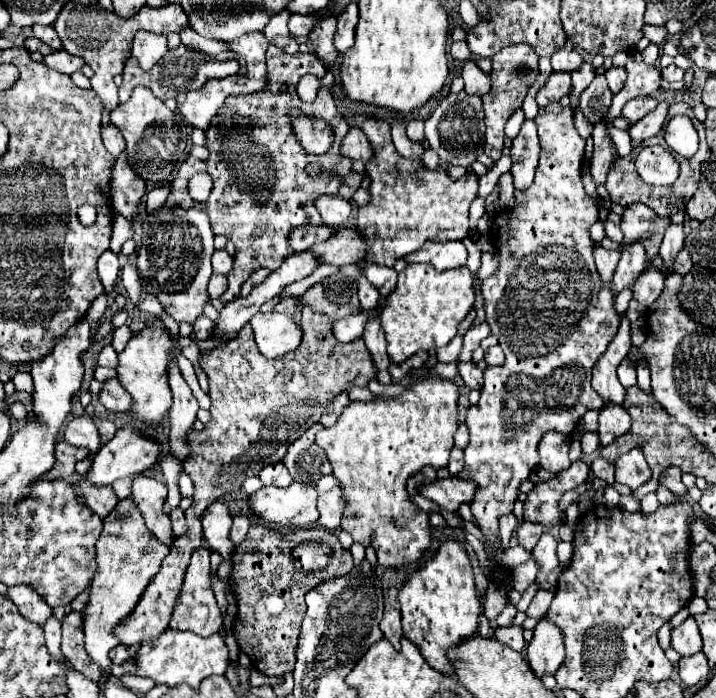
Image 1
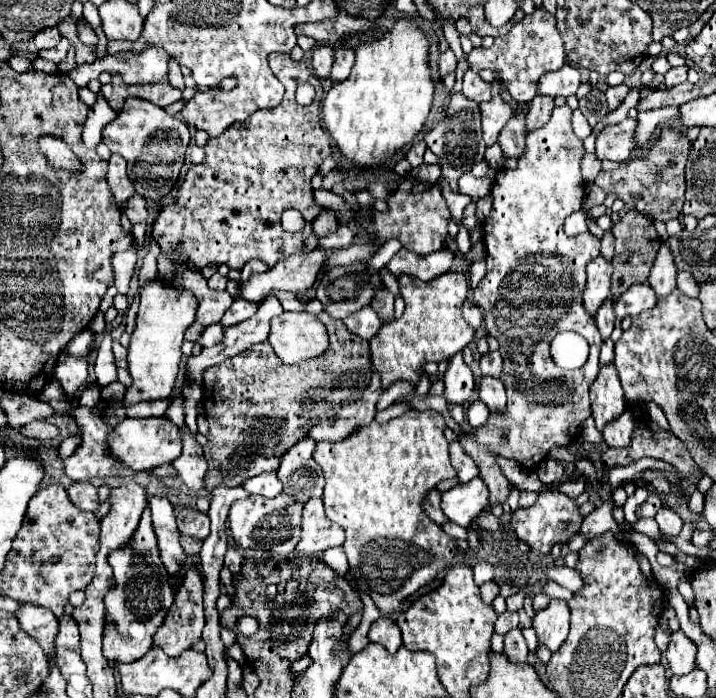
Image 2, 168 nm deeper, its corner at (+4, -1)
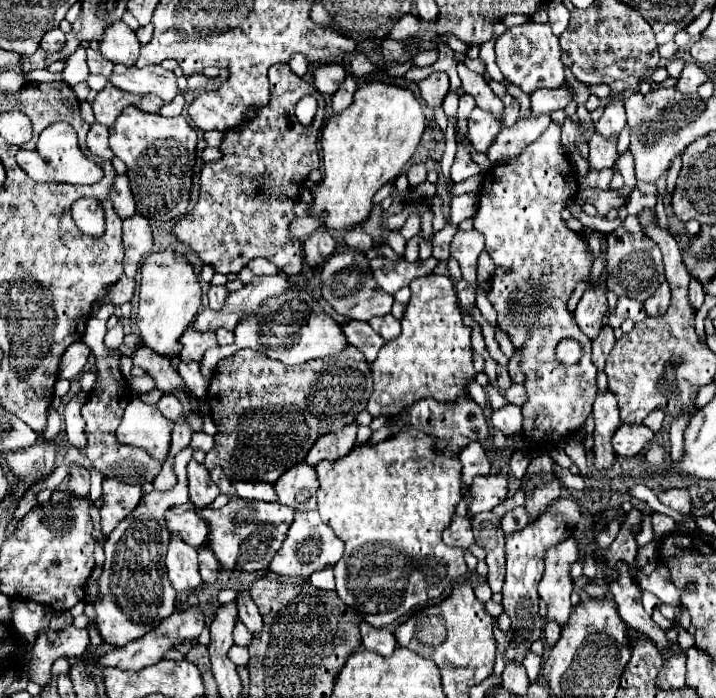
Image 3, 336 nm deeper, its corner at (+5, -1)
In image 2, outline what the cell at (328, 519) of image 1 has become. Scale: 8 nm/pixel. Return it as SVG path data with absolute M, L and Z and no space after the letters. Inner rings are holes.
M312 497L302 513L302 537L296 545L298 555L320 555L322 551L342 545L344 531L326 519L322 497Z

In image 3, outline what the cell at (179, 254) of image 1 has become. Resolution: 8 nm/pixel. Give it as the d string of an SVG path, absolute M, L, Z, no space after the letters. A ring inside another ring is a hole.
M189 327L185 331L185 335L181 335L181 351L179 351L179 361L201 361L205 351L215 347L217 345L217 339L215 339L215 333L195 333L193 327Z

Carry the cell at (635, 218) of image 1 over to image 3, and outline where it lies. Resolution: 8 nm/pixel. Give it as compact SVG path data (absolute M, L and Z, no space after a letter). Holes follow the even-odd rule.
M627 217L619 229L609 233L607 237L609 249L607 249L607 289L615 295L625 295L631 299L637 299L639 303L645 303L657 287L665 281L665 271L661 263L661 251L653 239L649 239L637 221L637 217Z

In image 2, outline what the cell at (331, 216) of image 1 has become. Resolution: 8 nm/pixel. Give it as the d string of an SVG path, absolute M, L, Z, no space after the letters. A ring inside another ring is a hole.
M322 211L314 221L312 221L312 227L314 227L314 233L318 237L322 235L328 235L328 233L334 233L338 229L338 219L332 211Z

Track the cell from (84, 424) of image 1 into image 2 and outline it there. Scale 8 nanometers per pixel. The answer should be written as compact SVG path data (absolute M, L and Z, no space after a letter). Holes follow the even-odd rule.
M32 421L30 425L22 427L22 433L26 437L40 439L40 441L54 441L60 437L60 429L48 421Z

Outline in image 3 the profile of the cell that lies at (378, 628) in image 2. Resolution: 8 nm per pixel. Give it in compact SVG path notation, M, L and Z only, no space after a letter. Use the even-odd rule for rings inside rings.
M359 623L359 631L361 631L363 647L379 653L383 657L389 657L397 647L395 635L387 629L375 629L375 627L367 627L365 623Z

